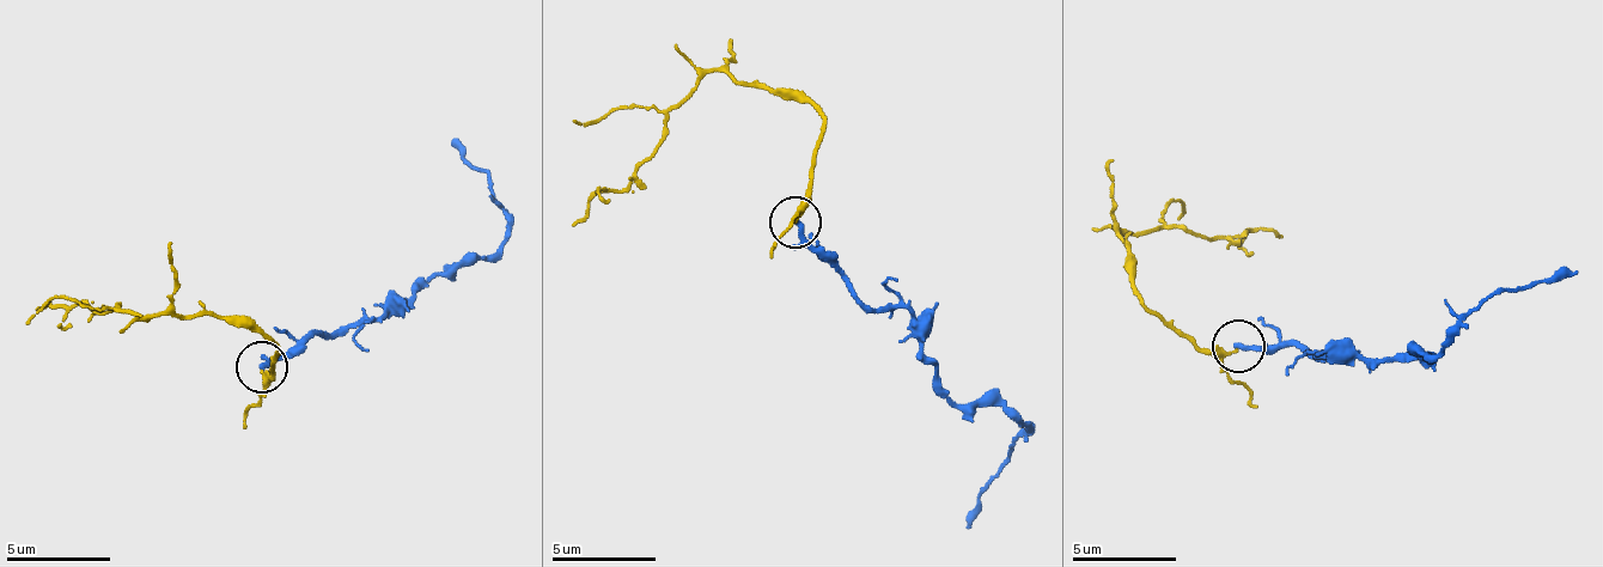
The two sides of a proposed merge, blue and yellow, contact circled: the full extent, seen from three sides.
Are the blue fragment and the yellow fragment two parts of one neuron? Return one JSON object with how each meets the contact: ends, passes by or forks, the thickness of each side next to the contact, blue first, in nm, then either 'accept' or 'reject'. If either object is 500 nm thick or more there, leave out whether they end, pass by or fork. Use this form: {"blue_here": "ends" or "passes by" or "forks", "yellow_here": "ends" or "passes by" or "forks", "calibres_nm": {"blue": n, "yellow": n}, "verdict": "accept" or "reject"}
{"blue_here": "ends", "yellow_here": "passes by", "calibres_nm": {"blue": 280, "yellow": 140}, "verdict": "reject"}

